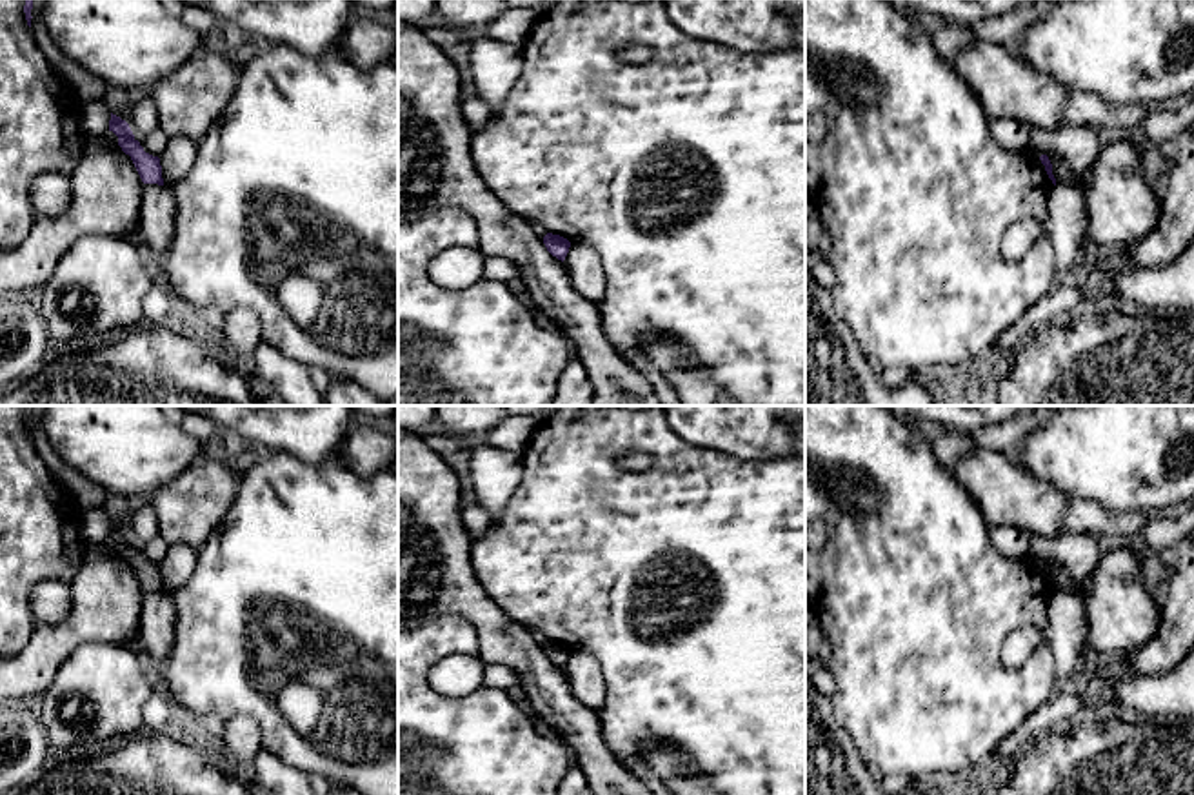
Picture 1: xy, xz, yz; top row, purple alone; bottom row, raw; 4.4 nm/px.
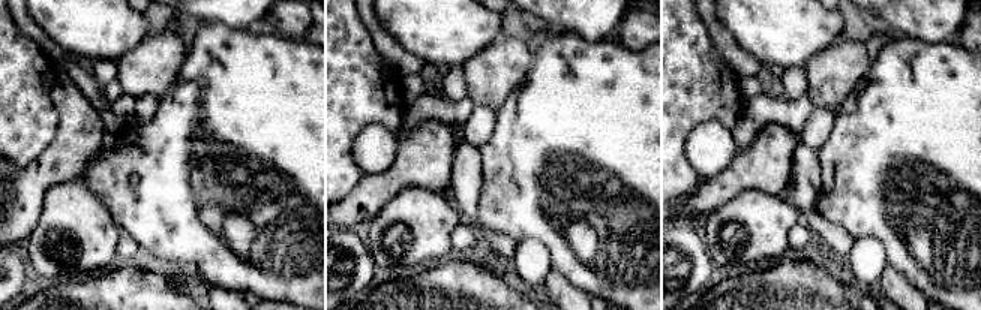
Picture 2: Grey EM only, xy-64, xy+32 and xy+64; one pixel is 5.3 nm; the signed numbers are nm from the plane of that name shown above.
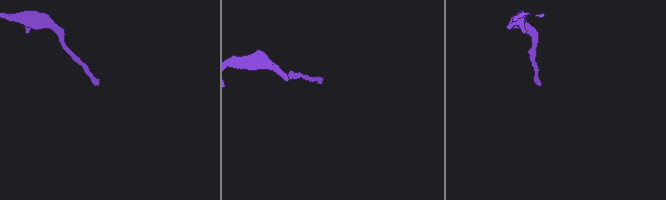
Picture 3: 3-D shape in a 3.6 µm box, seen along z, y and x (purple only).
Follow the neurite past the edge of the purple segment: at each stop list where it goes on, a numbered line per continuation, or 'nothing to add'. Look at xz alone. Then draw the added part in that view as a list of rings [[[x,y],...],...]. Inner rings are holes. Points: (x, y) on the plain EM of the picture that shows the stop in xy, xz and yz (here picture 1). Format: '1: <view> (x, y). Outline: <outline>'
nothing to add

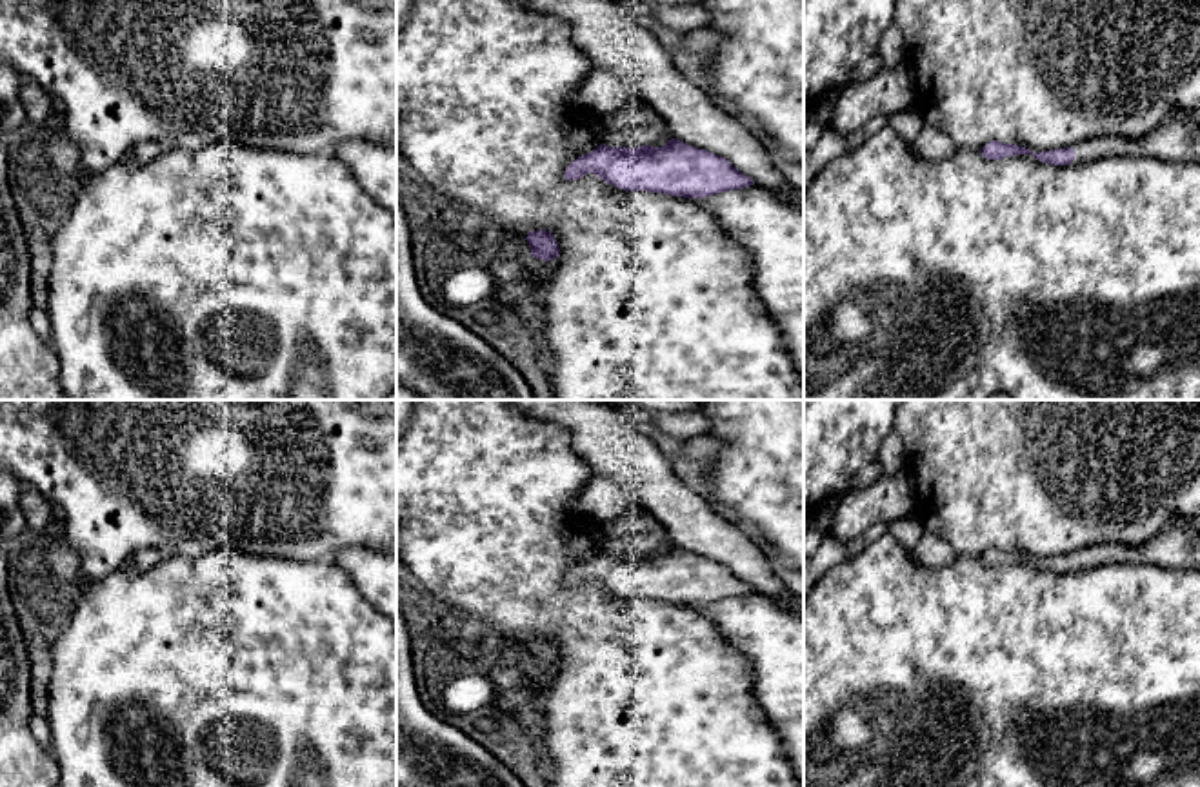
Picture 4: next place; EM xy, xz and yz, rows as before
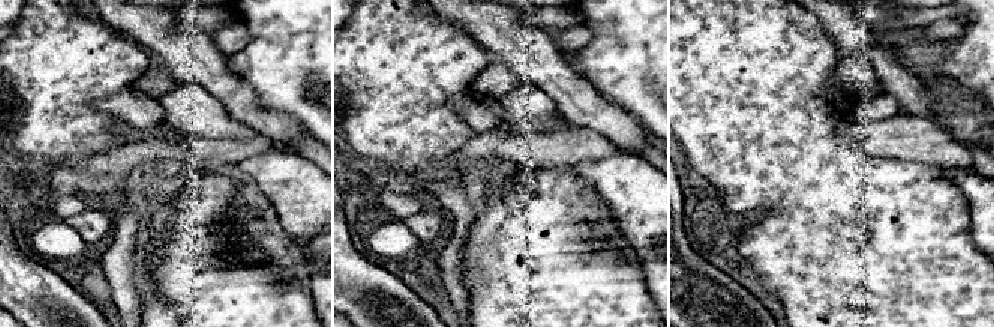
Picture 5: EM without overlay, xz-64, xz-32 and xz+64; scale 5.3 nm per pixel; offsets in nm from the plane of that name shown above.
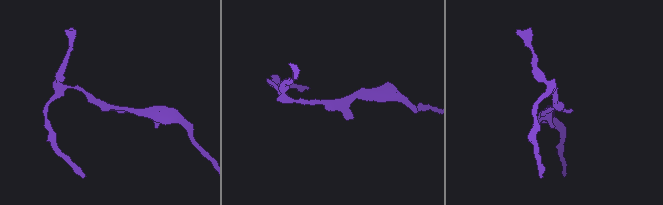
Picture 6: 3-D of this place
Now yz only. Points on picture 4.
1: yz (1173, 549). Outline: [[[1169,529],[1142,547],[1131,545],[1091,545],[1073,553],[1071,571],[1093,569],[1109,563],[1149,563],[1162,569],[1200,567],[1200,534],[1195,531]]]

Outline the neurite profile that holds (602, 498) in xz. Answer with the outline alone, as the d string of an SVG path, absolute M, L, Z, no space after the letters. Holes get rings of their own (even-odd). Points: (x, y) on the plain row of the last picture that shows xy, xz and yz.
M593 476L580 491L575 511L595 523L622 518L642 507L616 480Z

